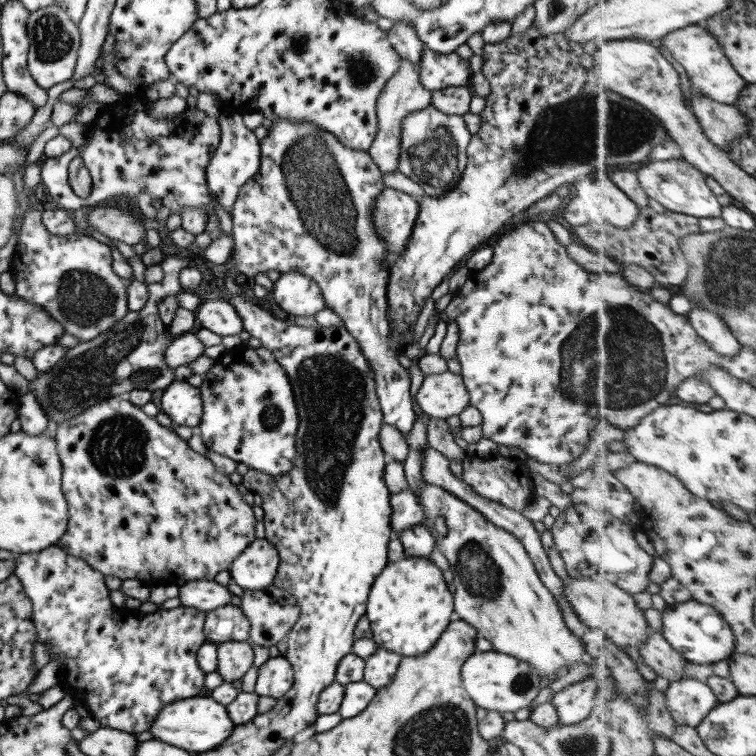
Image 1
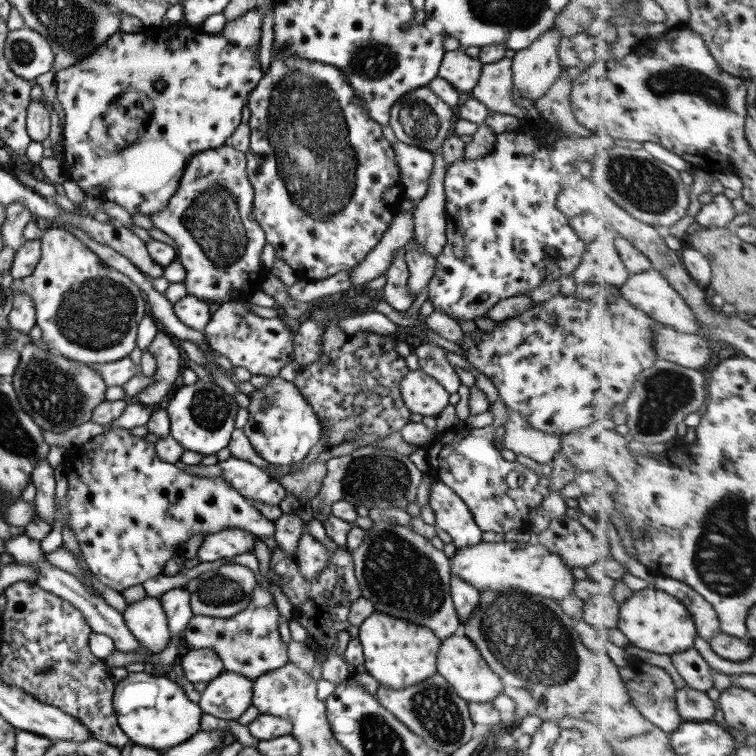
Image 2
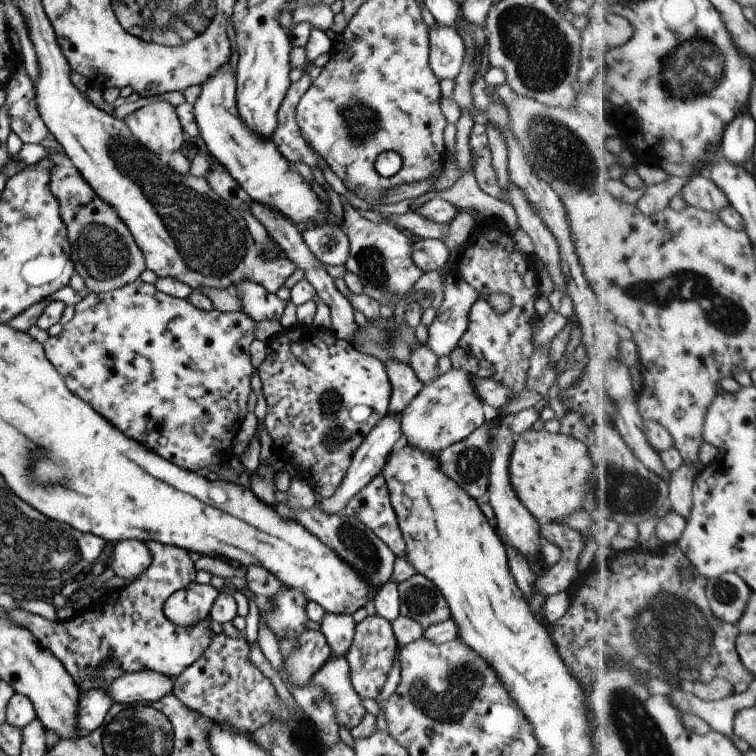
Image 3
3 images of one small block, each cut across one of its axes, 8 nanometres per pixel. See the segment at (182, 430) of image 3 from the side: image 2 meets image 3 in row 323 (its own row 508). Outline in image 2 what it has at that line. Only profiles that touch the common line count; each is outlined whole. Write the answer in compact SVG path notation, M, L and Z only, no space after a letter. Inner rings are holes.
M106 428L105 432L100 432L98 435L81 444L81 446L73 448L69 454L70 462L73 462L78 455L79 462L81 462L81 468L75 468L69 463L65 464L64 467L66 480L68 481L66 494L63 496L67 513L67 524L77 540L81 556L88 566L88 570L93 574L94 578L97 578L97 580L101 582L101 584L108 586L111 590L115 590L115 592L121 593L125 588L129 588L129 586L142 584L147 578L162 573L166 560L169 560L172 554L181 552L183 543L193 534L201 533L202 536L204 536L227 527L235 527L241 530L247 530L247 532L250 532L259 539L273 536L274 521L263 517L263 515L252 507L237 490L233 490L227 482L223 482L223 478L219 476L207 477L191 475L184 470L180 470L171 463L159 460L155 452L154 444L146 442L141 437L133 436L130 434L129 430L123 428Z

